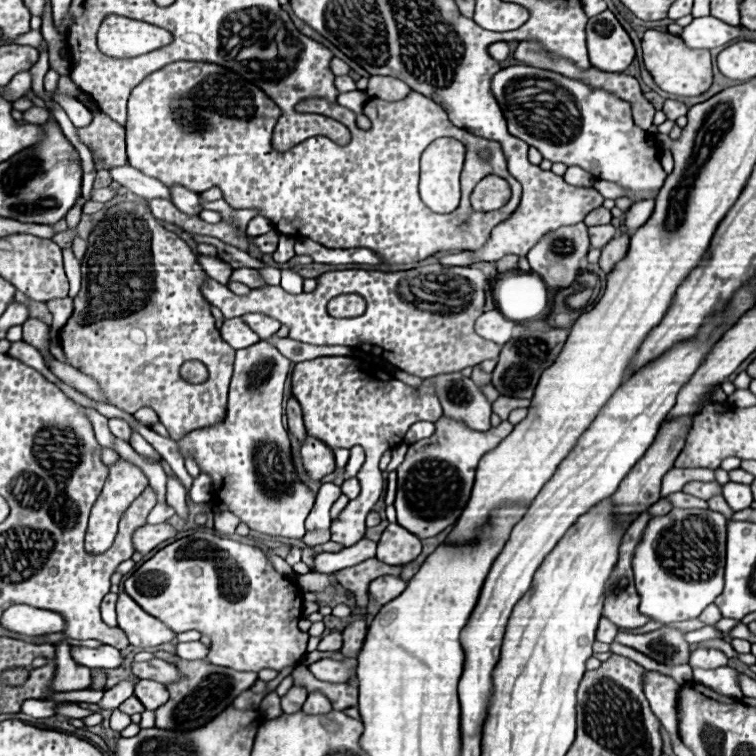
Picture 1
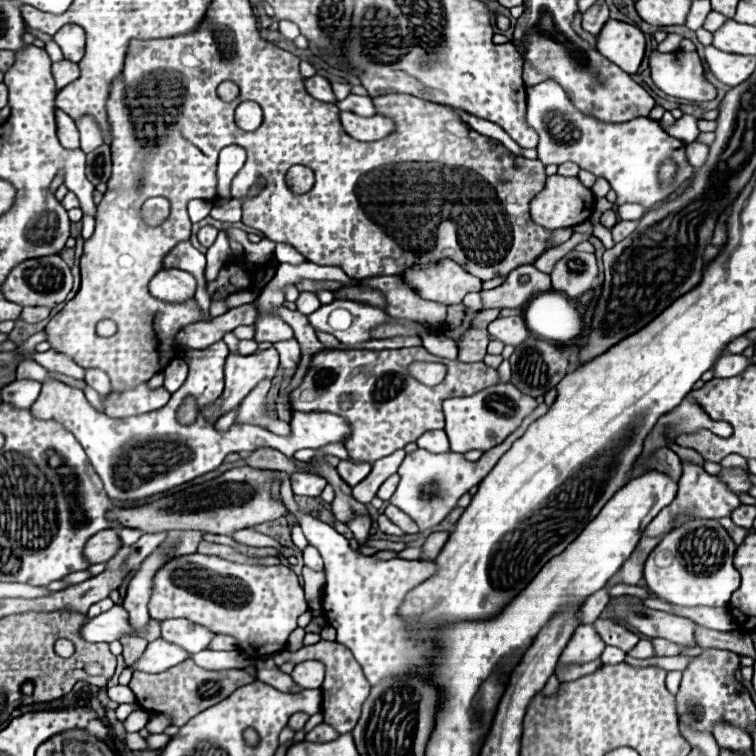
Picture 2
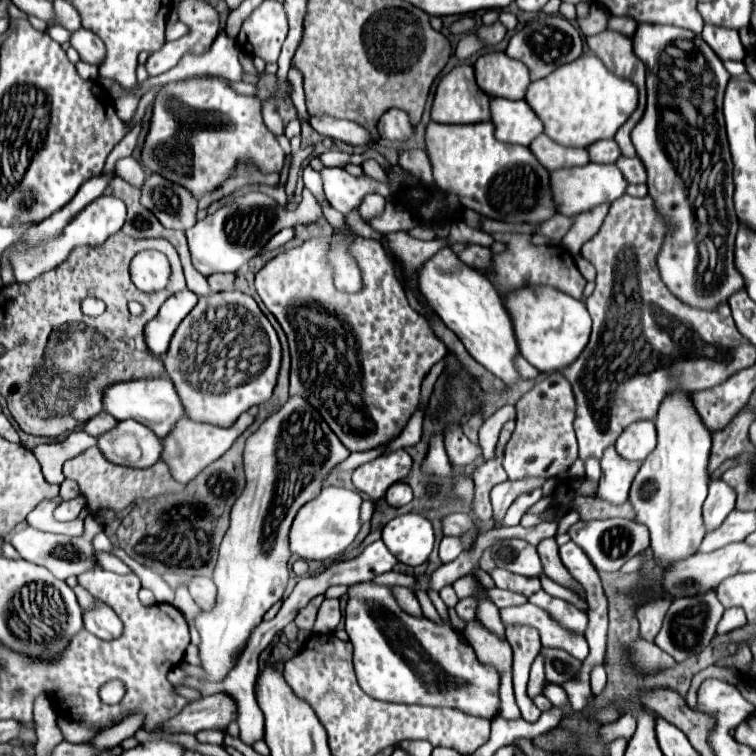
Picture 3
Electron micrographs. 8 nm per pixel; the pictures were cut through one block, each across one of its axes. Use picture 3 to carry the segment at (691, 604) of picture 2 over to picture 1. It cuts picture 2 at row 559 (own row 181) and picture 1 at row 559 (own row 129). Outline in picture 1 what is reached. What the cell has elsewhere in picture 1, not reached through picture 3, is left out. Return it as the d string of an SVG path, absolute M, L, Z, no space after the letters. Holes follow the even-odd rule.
M672 510L666 516L650 520L644 538L634 554L636 590L640 594L640 612L654 622L672 624L698 618L702 610L722 594L726 560L726 518L714 510Z

